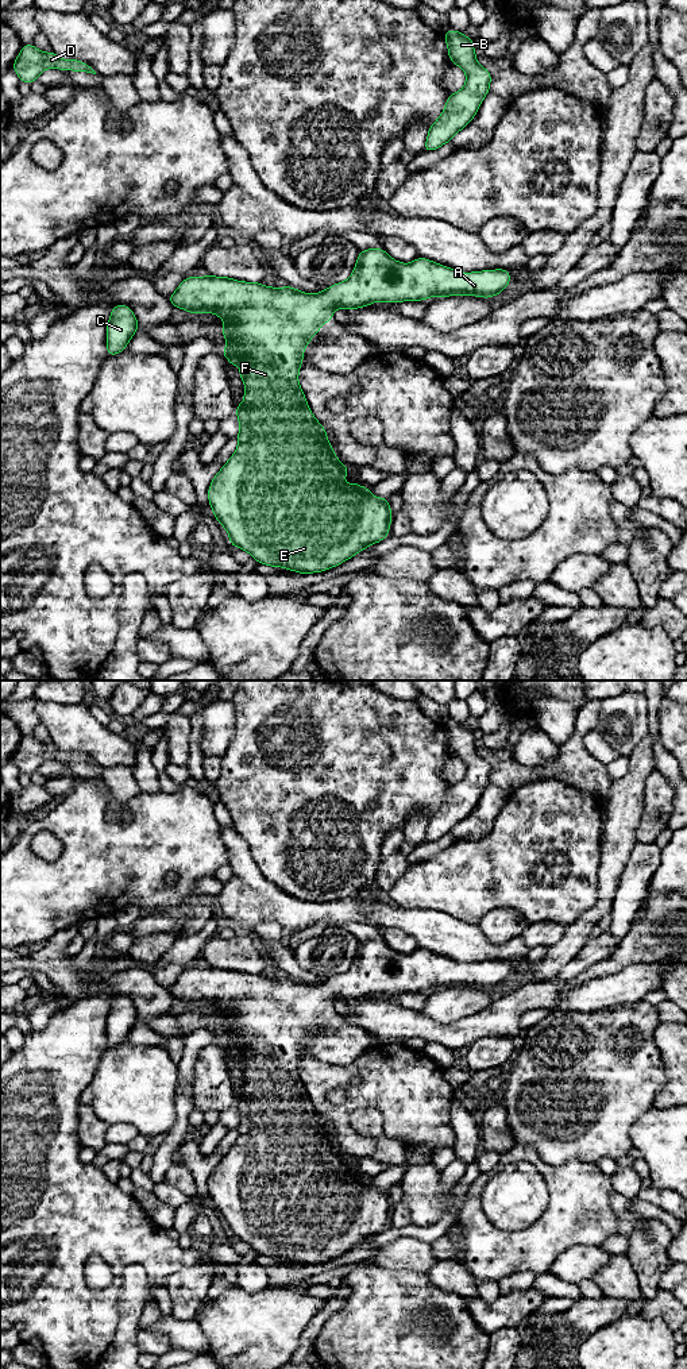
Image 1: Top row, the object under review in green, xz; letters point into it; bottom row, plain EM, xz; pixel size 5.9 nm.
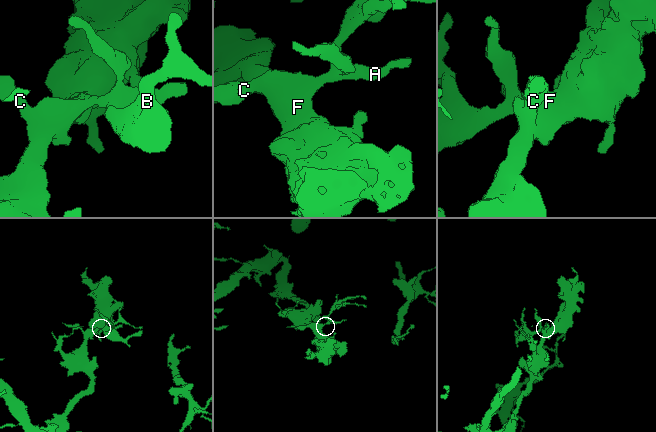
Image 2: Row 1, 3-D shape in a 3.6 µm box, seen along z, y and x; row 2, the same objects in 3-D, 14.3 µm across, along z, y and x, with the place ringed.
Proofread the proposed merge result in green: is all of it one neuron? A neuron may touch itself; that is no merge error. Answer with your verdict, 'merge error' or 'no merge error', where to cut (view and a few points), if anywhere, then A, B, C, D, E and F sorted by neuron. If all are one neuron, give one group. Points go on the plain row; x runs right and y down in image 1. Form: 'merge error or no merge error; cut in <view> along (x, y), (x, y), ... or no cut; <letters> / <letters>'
no merge error; no cut; A B C D E F

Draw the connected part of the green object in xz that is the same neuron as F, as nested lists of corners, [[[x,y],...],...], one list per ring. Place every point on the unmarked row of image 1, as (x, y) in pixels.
[[[383,940],[360,941],[352,965],[316,986],[289,976],[271,979],[260,973],[250,975],[208,965],[186,968],[169,987],[171,996],[188,1004],[215,1004],[224,1011],[221,1026],[228,1034],[221,1044],[229,1056],[240,1058],[239,1068],[244,1073],[244,1092],[236,1096],[235,1103],[239,1110],[239,1135],[208,1180],[215,1210],[228,1223],[231,1237],[247,1242],[260,1256],[313,1265],[336,1258],[389,1227],[393,1211],[389,1191],[373,1187],[368,1179],[356,1173],[341,1173],[348,1165],[348,1158],[337,1150],[325,1119],[313,1107],[298,1075],[304,1041],[320,1019],[333,1011],[333,1000],[358,1000],[379,992],[395,995],[462,986],[491,990],[503,983],[510,972],[510,964],[503,960],[463,964],[420,948],[412,955],[401,955]]]

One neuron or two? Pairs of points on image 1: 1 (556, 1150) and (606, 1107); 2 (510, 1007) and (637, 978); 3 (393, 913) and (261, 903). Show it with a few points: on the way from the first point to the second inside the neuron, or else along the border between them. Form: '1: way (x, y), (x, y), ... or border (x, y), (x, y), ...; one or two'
1: way (571, 1136), (579, 1128), (594, 1126), (599, 1122); one
2: border (587, 982), (564, 990), (559, 999), (547, 1009); two
3: way (361, 910), (293, 911); one

